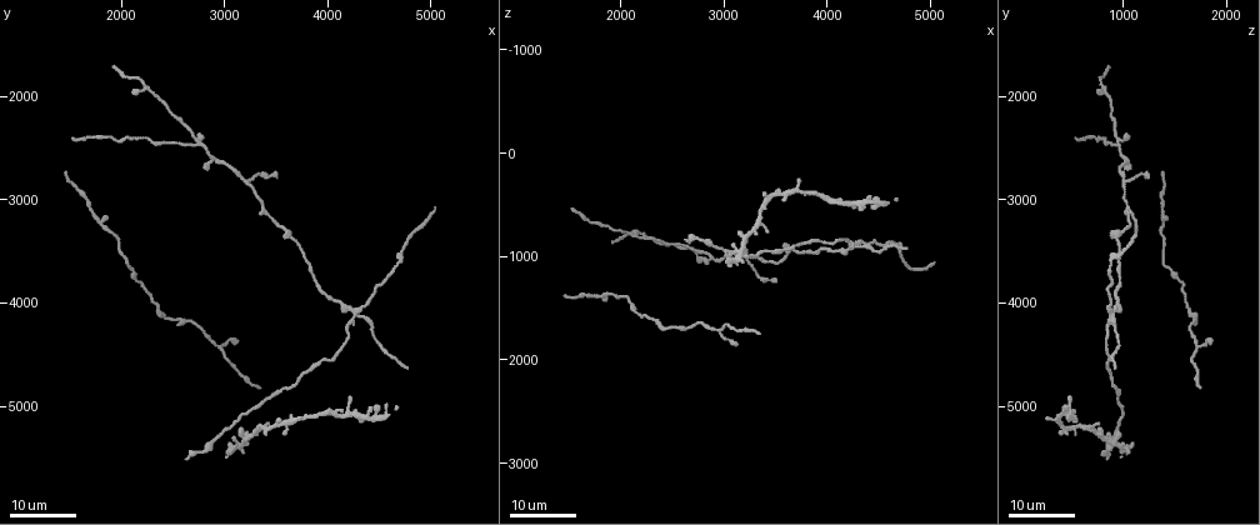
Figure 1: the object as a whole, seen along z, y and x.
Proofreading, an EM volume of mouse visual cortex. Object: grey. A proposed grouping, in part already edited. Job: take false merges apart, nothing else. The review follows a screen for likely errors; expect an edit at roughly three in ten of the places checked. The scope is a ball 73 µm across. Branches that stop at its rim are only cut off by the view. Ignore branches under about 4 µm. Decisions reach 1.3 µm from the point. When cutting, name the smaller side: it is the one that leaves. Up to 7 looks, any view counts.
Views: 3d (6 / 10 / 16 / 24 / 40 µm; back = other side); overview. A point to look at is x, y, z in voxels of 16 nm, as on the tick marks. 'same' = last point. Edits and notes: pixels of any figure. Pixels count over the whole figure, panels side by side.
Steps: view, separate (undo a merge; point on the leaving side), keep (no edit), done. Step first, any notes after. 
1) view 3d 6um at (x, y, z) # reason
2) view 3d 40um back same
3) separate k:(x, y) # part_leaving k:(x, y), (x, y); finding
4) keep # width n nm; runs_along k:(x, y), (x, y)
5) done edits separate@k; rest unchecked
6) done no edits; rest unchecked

view 3d 24um at (3240, 2800, 1040) # arms part here

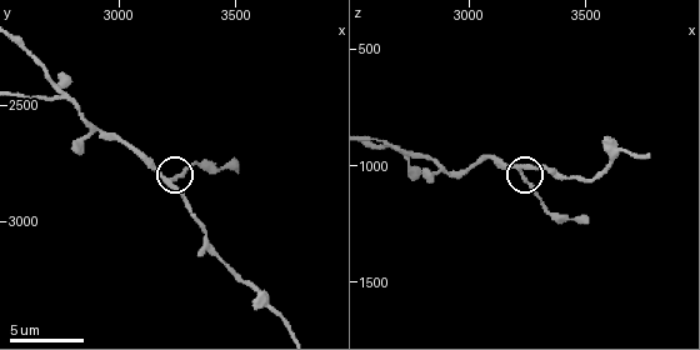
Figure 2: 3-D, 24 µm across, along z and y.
view 3d 6um at (3220, 2820, 1020) # closer look

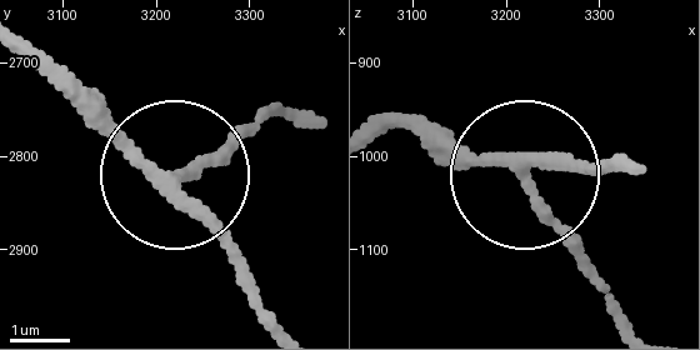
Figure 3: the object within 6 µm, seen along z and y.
view 3d 6um back at (3225, 2825, 1030)

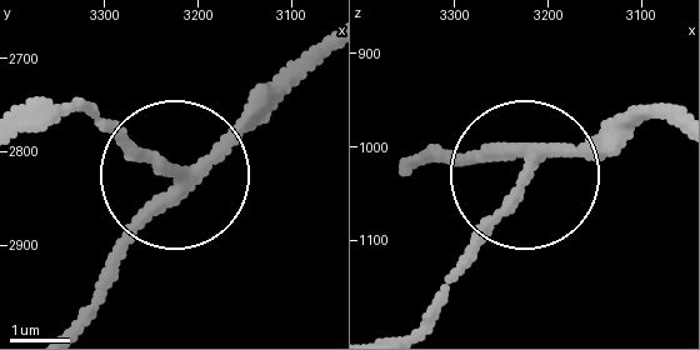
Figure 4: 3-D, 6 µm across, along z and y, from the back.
keep # arms 3; runs_along 4:(79, 319), (174, 175), (74, 100); all the same cell

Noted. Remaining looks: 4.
view 3d 6um at (3590, 3290, 1010) # sudden change in width

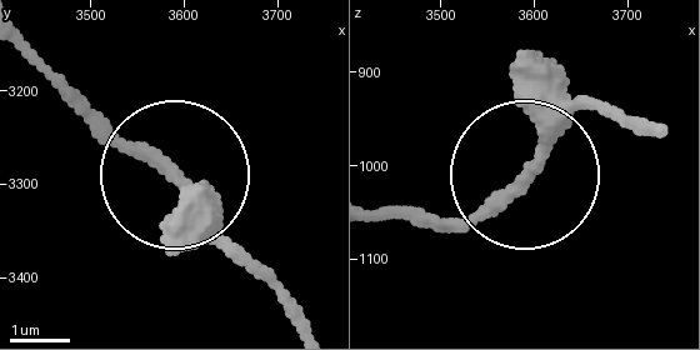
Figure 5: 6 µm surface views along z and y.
view 3d 6um back at (3585, 3290, 1020)

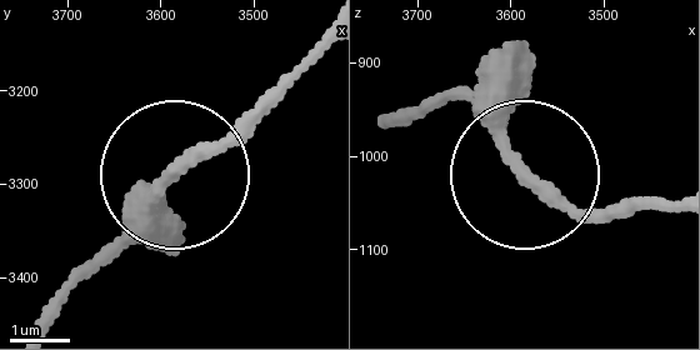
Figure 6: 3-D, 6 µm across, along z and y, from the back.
keep # continuous, no second cell

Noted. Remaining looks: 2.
view 3d 16um at (2750, 2460, 940) # four or more arms meet

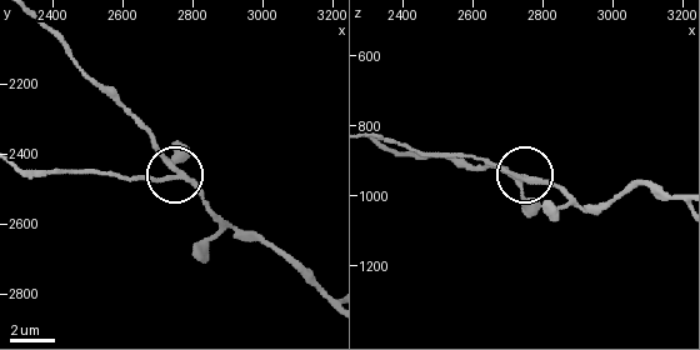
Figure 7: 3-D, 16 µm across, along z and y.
separate 7:(155, 181) # width 240 nm; part_leaving 7:(183, 178), (21, 171); a second cell is stuck on

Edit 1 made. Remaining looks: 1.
done edits separate@7; rest unchecked

